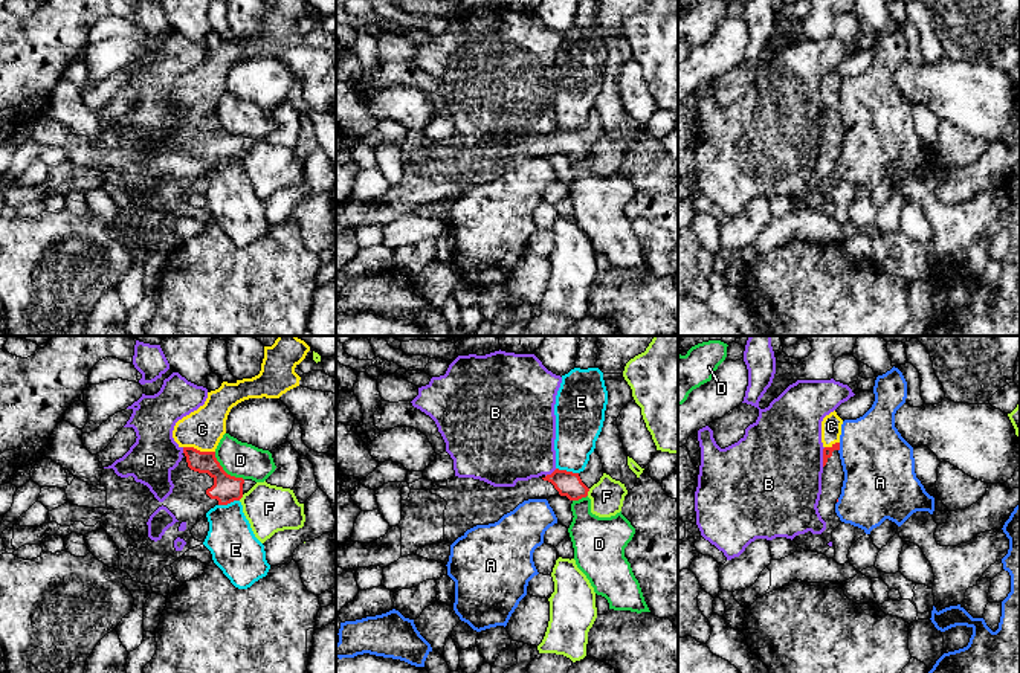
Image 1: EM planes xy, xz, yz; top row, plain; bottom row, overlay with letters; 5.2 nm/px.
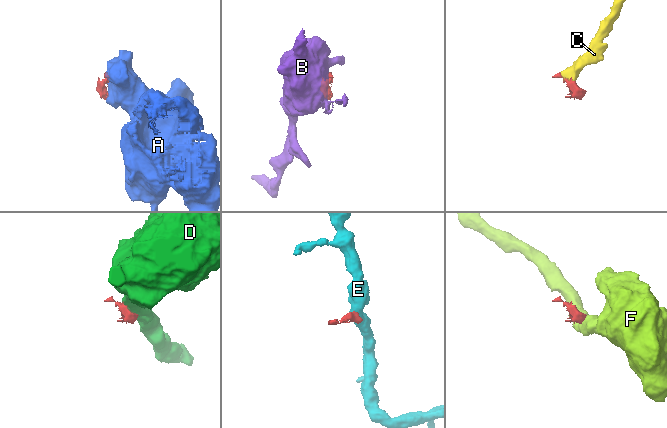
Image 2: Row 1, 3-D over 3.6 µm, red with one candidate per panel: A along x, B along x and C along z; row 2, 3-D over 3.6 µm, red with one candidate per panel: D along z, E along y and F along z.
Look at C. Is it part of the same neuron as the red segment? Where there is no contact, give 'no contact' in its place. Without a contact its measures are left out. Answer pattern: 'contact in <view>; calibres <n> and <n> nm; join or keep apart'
contact in xy; calibres 150 and 220 nm; join

